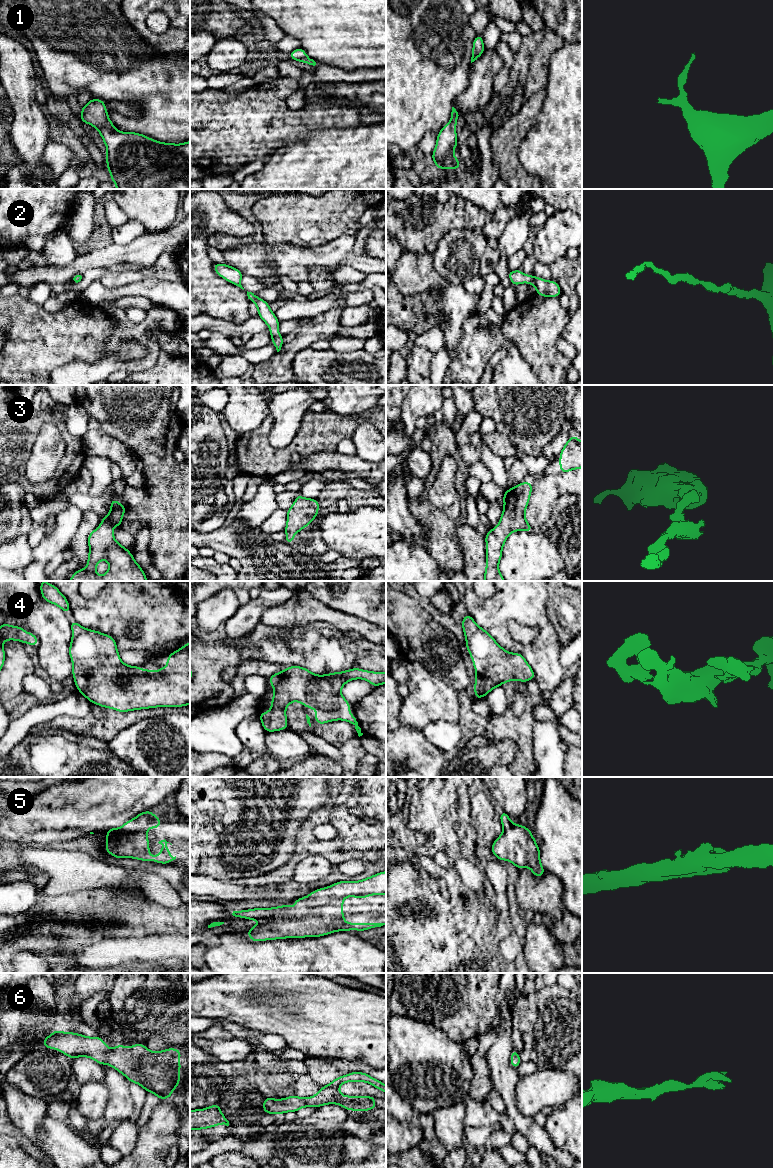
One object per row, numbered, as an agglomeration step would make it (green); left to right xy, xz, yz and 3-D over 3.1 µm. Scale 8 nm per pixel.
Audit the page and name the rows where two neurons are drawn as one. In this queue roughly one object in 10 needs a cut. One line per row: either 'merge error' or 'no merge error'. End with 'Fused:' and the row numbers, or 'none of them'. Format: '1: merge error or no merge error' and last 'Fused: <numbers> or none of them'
1: no merge error
2: no merge error
3: no merge error
4: no merge error
5: no merge error
6: no merge error
Fused: none of them

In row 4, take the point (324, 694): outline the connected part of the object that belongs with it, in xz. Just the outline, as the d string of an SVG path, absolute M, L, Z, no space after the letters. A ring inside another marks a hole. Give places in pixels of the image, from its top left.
M289 666L268 678L274 688L271 709L259 715L266 732L285 730L288 727L286 707L298 701L317 712L318 725L344 720L355 726L362 736L356 716L350 714L350 703L340 693L347 682L354 679L367 680L374 687L386 683L386 672L372 672L352 668L343 672L316 675L304 667Z

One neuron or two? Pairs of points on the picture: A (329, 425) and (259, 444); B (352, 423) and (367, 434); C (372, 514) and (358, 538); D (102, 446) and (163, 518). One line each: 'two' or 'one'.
A: one
B: two
C: one
D: two

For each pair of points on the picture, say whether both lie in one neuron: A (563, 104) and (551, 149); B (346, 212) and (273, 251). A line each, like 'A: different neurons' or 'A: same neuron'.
A: same neuron
B: different neurons

